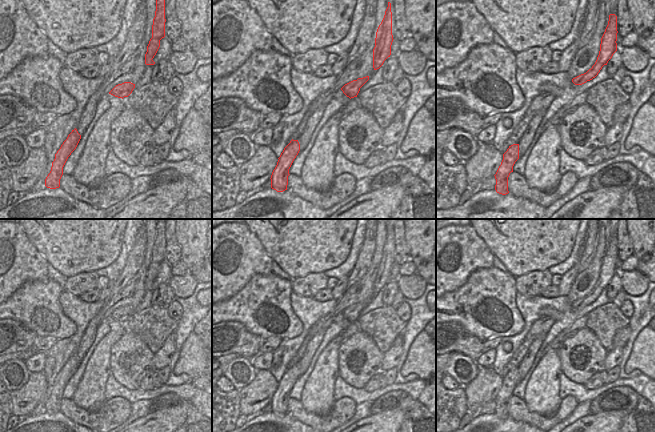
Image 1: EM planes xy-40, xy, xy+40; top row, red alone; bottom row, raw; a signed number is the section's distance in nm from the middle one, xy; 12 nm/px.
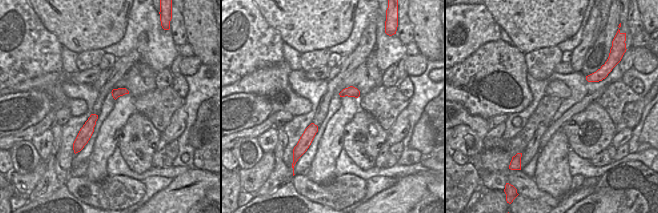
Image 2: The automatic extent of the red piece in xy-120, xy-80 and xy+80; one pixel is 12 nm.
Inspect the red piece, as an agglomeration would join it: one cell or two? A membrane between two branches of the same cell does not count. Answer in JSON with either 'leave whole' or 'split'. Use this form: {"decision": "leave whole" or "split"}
{"decision": "leave whole"}

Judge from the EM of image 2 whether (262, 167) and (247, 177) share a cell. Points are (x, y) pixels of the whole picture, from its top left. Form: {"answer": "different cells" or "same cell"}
{"answer": "same cell"}

